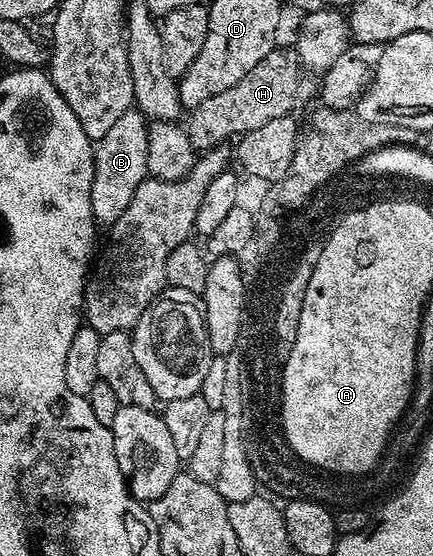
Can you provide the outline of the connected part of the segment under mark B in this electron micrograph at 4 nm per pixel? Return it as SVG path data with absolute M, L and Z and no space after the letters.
M132 108L105 133L95 144L95 169L93 170L93 186L91 187L91 205L96 225L110 226L125 214L125 206L133 202L133 194L137 194L137 186L148 179L147 159L149 158L149 142L147 129L149 121L138 108Z

